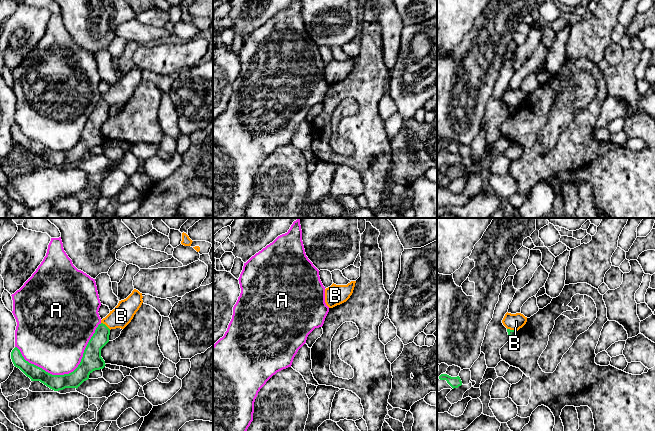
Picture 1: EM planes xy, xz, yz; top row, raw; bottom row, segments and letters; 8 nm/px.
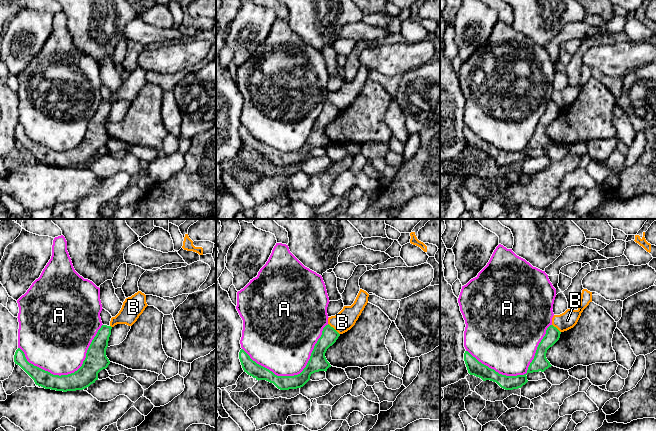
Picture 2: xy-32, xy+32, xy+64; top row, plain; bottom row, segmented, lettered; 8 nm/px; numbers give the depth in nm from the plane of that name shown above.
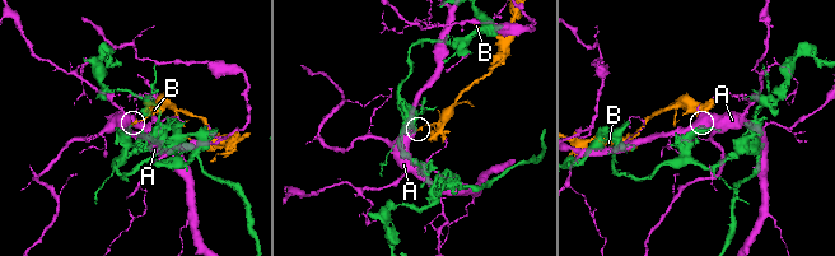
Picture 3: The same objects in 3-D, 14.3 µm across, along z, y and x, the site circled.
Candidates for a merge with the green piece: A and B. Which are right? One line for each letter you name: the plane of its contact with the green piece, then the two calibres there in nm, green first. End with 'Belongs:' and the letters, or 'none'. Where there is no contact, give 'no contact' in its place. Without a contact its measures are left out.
Belongs: none

